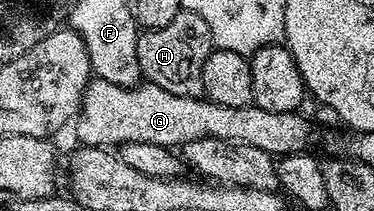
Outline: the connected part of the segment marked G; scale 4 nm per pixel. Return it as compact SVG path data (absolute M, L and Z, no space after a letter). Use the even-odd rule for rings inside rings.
M99 76L93 77L84 90L82 109L75 119L76 134L85 146L119 148L127 142L138 144L162 144L173 148L183 148L188 142L203 138L218 140L234 140L242 144L250 144L254 148L262 148L262 152L279 156L302 152L311 147L312 126L300 112L266 112L266 108L258 108L249 104L242 108L229 108L227 104L211 102L206 97L174 96L174 92L166 92L166 88L158 88L153 82L145 81L135 86L119 86Z

